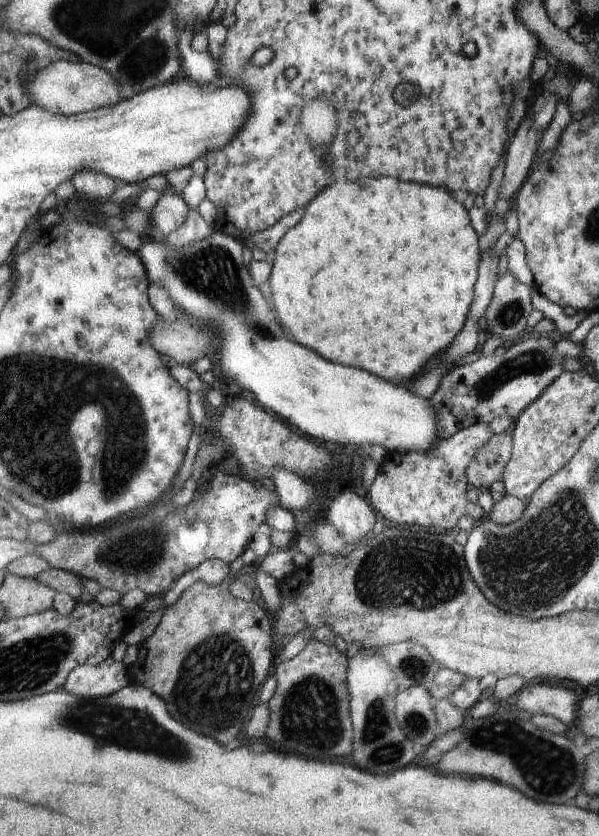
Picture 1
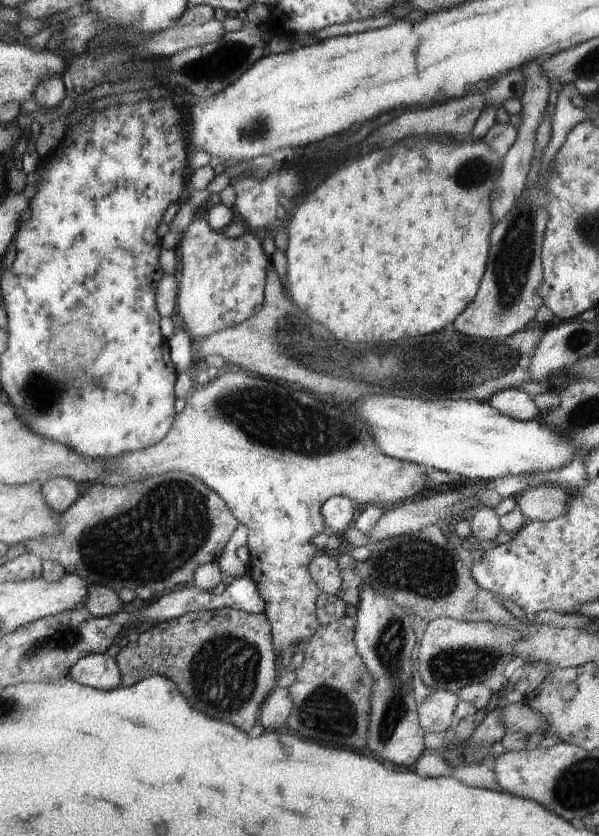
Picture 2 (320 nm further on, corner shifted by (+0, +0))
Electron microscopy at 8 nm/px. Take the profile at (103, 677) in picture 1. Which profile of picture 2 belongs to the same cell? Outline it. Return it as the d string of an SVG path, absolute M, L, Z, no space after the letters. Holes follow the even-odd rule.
M108 653L88 654L70 673L70 678L82 686L104 691L121 687L121 675L115 658L111 658Z

